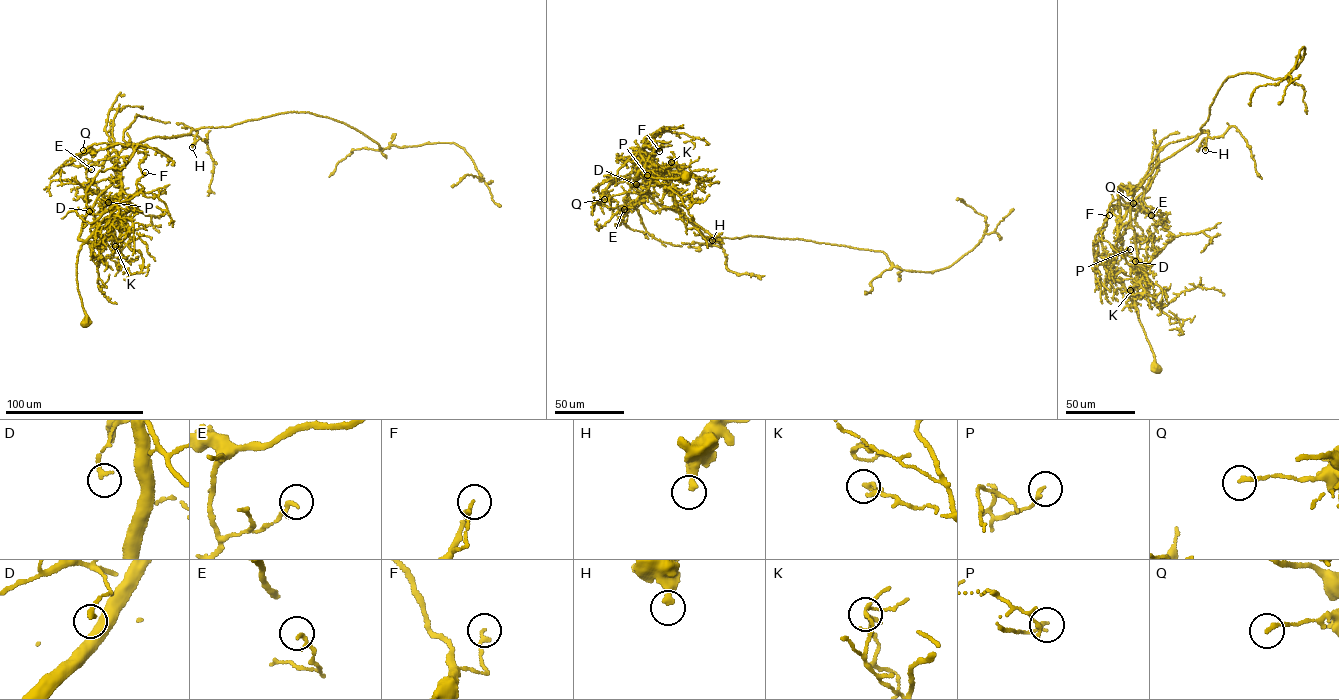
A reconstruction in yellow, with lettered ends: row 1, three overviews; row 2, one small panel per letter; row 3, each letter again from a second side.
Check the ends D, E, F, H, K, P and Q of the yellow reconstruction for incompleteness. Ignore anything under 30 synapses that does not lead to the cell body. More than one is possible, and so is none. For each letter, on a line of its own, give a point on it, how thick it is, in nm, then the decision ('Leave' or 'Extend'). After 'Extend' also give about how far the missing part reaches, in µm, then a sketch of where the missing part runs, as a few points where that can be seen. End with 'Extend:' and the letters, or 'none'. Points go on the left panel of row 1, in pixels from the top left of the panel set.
D: Place: (89, 211). Thickness 200 nm. Leave
E: Place: (91, 169). Thickness 170 nm. Leave
F: Place: (145, 172). Thickness 160 nm. Leave
H: Place: (192, 147). Thickness 280 nm. Leave
K: Place: (115, 246). Thickness 100 nm. Leave
P: Place: (108, 202). Thickness 150 nm. Leave
Q: Place: (83, 150). Thickness 160 nm. Leave
Extend: none

